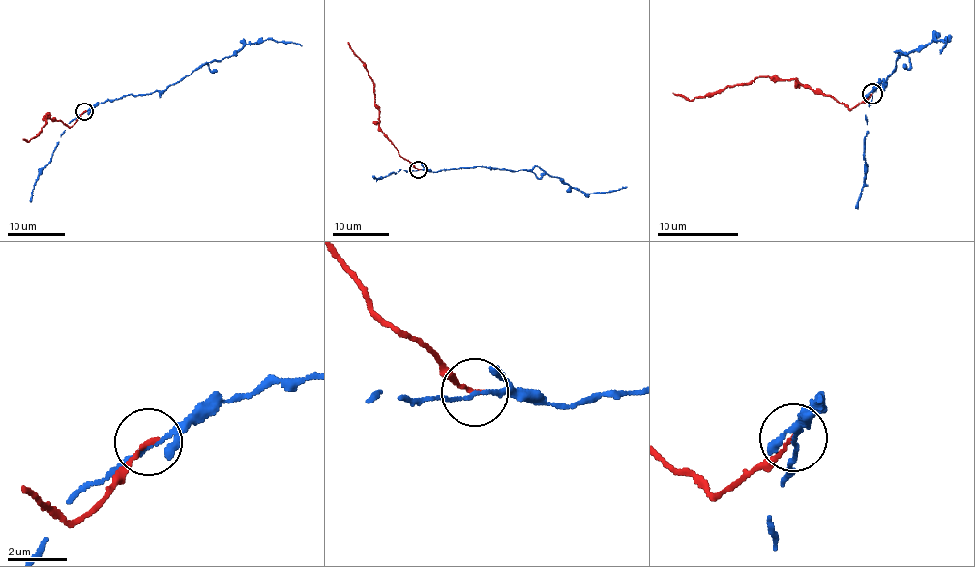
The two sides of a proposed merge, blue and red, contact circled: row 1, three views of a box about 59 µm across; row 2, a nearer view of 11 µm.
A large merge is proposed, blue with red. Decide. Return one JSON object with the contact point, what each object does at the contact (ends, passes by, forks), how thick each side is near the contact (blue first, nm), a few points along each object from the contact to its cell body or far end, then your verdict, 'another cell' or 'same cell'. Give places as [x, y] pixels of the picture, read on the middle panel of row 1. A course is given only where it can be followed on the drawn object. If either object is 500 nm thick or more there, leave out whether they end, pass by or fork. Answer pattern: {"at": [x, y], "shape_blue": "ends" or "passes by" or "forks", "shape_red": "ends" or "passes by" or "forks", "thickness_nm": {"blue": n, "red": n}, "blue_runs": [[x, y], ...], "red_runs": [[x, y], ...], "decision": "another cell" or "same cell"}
{"at": [418, 169], "shape_blue": "passes by", "shape_red": "ends", "thickness_nm": {"blue": 110, "red": 140}, "blue_runs": [[419, 169], [433, 172], [483, 165], [516, 171], [539, 166], [586, 193], [612, 192], [627, 186]], "red_runs": [[419, 169], [401, 156], [379, 127], [373, 82], [366, 65], [348, 43]], "decision": "another cell"}

